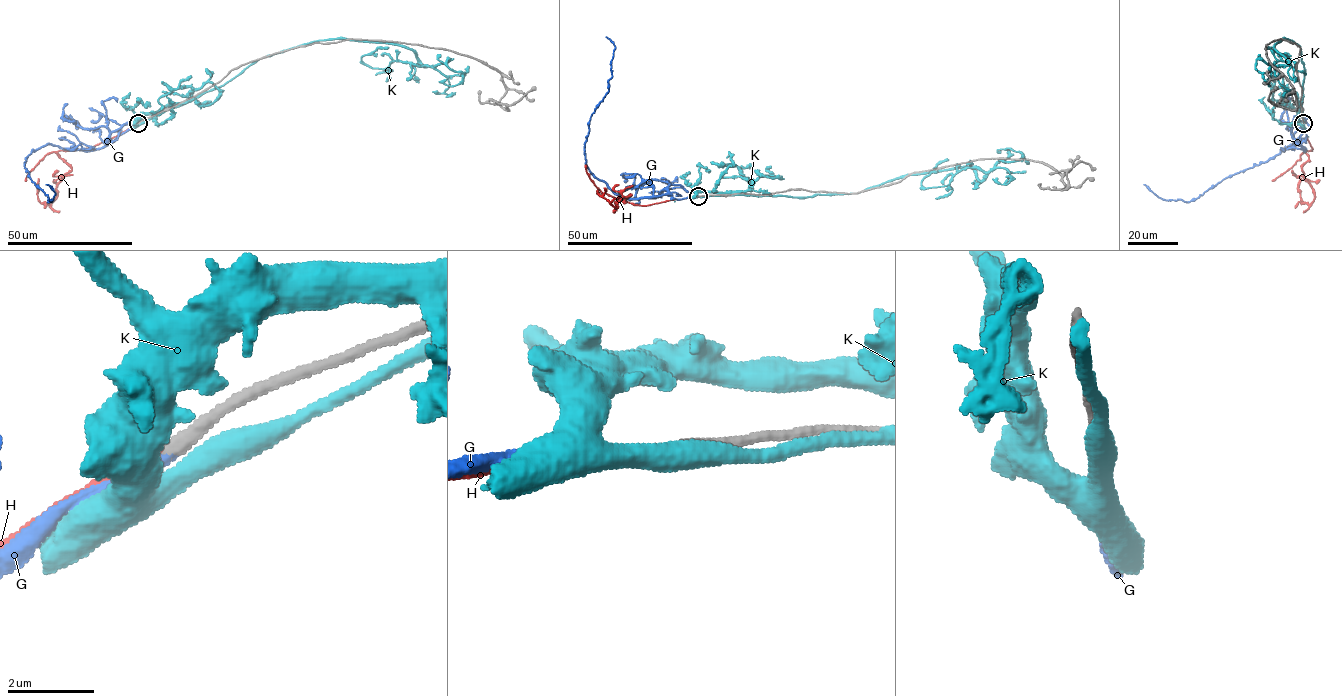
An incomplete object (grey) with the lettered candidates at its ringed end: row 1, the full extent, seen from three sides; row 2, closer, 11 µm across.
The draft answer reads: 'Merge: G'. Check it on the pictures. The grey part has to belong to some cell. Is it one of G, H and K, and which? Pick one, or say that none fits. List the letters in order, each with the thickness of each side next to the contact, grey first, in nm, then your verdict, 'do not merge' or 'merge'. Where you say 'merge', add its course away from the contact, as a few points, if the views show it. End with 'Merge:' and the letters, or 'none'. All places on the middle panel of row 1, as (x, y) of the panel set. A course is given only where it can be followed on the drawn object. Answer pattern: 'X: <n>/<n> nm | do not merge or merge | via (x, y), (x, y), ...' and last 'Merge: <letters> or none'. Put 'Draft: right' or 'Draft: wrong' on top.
Draft: right
G: 360/400 nm | merge | via (698, 196), (622, 198), (588, 168), (585, 151), (588, 122), (609, 91), (612, 77), (615, 47), (605, 37)
H: 320/160 nm | do not merge
K: 400/480 nm | do not merge
Merge: G

